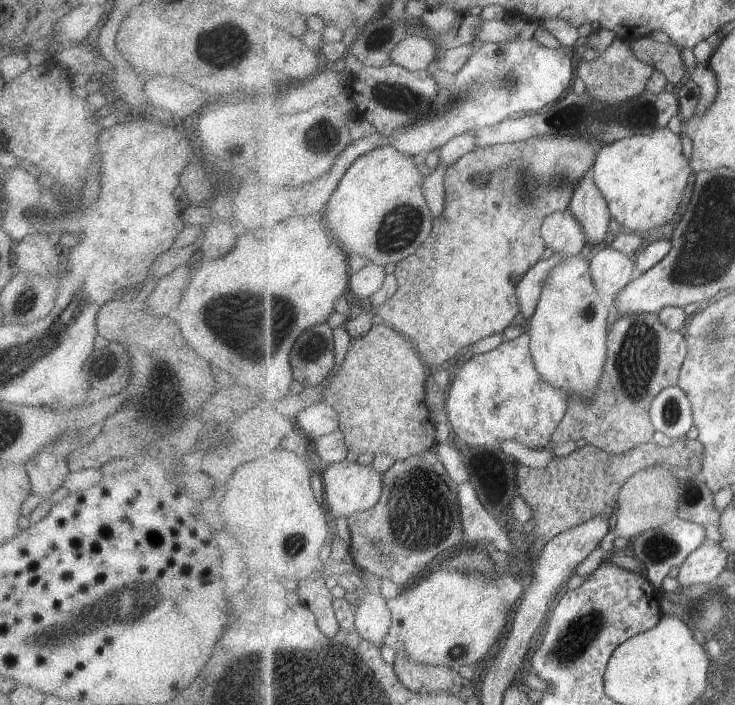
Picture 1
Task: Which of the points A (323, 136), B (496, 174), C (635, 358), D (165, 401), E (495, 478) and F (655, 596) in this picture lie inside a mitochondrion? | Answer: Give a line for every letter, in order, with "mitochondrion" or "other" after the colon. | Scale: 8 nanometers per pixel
A: mitochondrion
B: mitochondrion
C: mitochondrion
D: mitochondrion
E: other
F: other

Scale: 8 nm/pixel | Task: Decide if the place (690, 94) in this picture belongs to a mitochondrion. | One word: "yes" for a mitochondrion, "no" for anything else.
no

